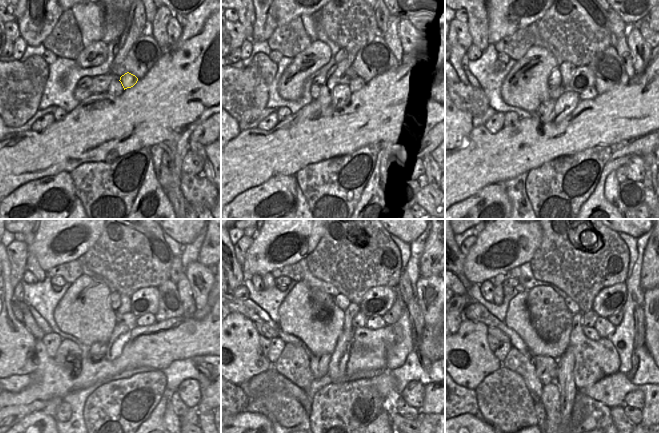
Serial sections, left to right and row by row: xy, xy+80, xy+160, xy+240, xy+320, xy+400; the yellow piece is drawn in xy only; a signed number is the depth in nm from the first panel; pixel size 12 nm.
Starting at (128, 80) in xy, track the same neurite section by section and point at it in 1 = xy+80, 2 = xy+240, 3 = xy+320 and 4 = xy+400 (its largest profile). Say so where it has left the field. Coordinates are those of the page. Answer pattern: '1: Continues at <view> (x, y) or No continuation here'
1: Continues at xy+80 (357, 83)
2: Continues at xy+240 (148, 319)
3: Continues at xy+320 (374, 322)
4: Continues at xy+400 (605, 329)

